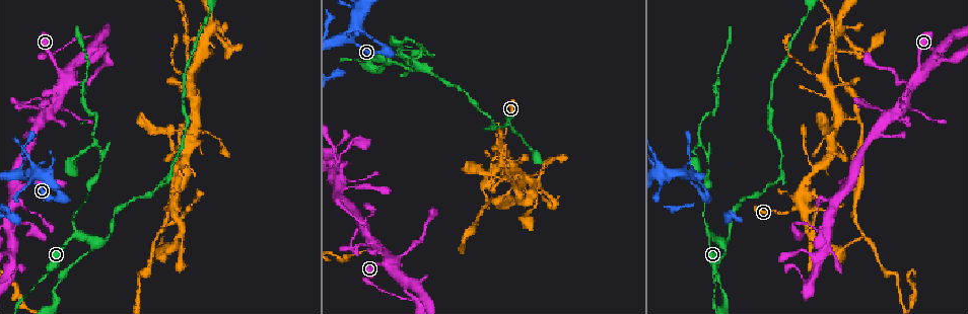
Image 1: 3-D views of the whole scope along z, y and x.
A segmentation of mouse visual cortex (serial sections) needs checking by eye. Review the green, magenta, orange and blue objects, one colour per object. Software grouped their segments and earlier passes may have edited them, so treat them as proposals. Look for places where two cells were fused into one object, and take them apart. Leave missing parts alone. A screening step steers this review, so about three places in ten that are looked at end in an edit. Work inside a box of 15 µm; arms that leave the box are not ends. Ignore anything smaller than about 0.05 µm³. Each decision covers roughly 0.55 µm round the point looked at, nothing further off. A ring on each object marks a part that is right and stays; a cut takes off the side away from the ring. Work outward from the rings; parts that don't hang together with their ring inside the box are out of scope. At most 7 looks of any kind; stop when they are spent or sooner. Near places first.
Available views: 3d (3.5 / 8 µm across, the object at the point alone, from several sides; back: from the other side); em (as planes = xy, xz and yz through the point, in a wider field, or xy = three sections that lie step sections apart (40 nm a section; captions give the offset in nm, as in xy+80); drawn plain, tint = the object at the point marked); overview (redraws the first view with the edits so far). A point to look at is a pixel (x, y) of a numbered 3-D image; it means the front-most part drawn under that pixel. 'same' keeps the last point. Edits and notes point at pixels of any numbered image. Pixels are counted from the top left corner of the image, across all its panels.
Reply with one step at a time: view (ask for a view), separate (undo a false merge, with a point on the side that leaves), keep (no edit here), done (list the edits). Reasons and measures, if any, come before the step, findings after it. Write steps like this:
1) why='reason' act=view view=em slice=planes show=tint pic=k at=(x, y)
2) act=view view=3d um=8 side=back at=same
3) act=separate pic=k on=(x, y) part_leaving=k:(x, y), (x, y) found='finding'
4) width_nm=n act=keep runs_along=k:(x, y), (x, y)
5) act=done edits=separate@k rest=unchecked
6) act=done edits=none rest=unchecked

why='a fork' act=view view=3d um=8 pic=1 at=(708, 235)

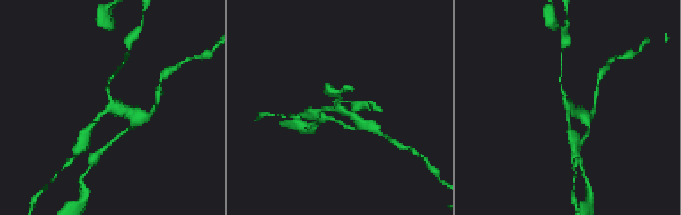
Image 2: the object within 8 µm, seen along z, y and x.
why='shape alone is not enough' act=view view=em slice=xy step=5 show=tint pic=2 at=(336, 110)

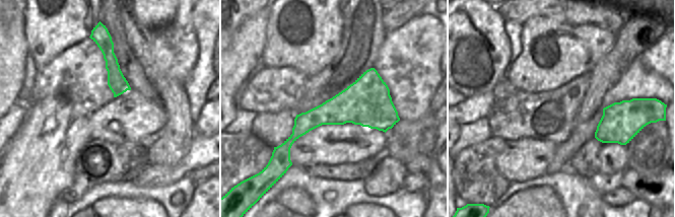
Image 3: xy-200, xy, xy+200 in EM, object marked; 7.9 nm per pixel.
act=keep runs_along=3:(375, 73), (337, 111), (312, 119), (284, 155) found='all the same cell'

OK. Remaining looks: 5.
why='four or more arms meet' act=view view=3d um=3.5 pic=1 at=(23, 177)

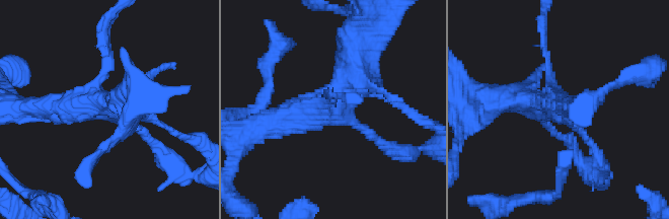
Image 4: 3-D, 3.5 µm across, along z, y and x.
why='now the EM' act=view view=em slice=xy step=1 show=tint pic=4 at=(341, 108)

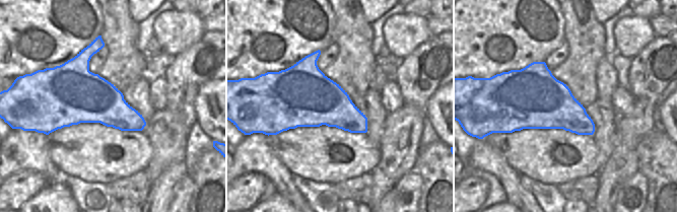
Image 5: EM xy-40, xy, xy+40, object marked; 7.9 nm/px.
why='another direction' act=view view=em slice=xy step=3 show=tint at=same

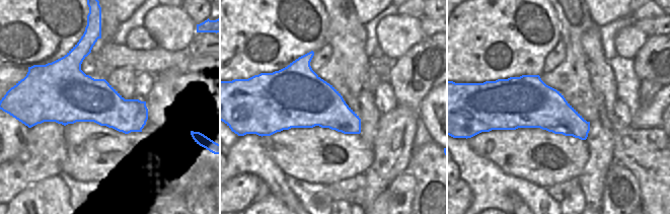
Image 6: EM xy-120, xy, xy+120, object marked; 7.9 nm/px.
arm_widths_nm=100,150,400,400 act=keep runs_along=4:(596, 147), (543, 100), (500, 100) found='one cell here'

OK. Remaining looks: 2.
why='sharp bend' act=view view=3d um=3.5 pic=1 at=(918, 70)

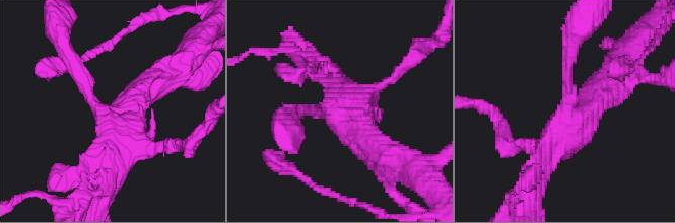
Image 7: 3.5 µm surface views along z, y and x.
why='shape alone is not enough' act=view view=em slice=xy step=1 show=tint pic=7 at=(333, 107)

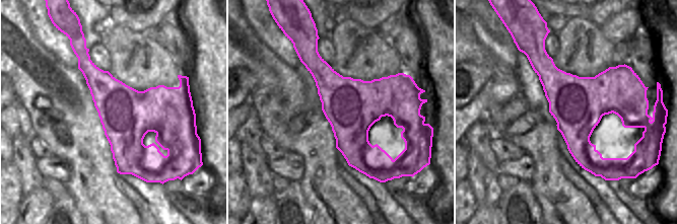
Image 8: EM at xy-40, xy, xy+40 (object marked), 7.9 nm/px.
act=keep found='continuous, no second cell'

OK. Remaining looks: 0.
act=done edits=none rest=unchecked

